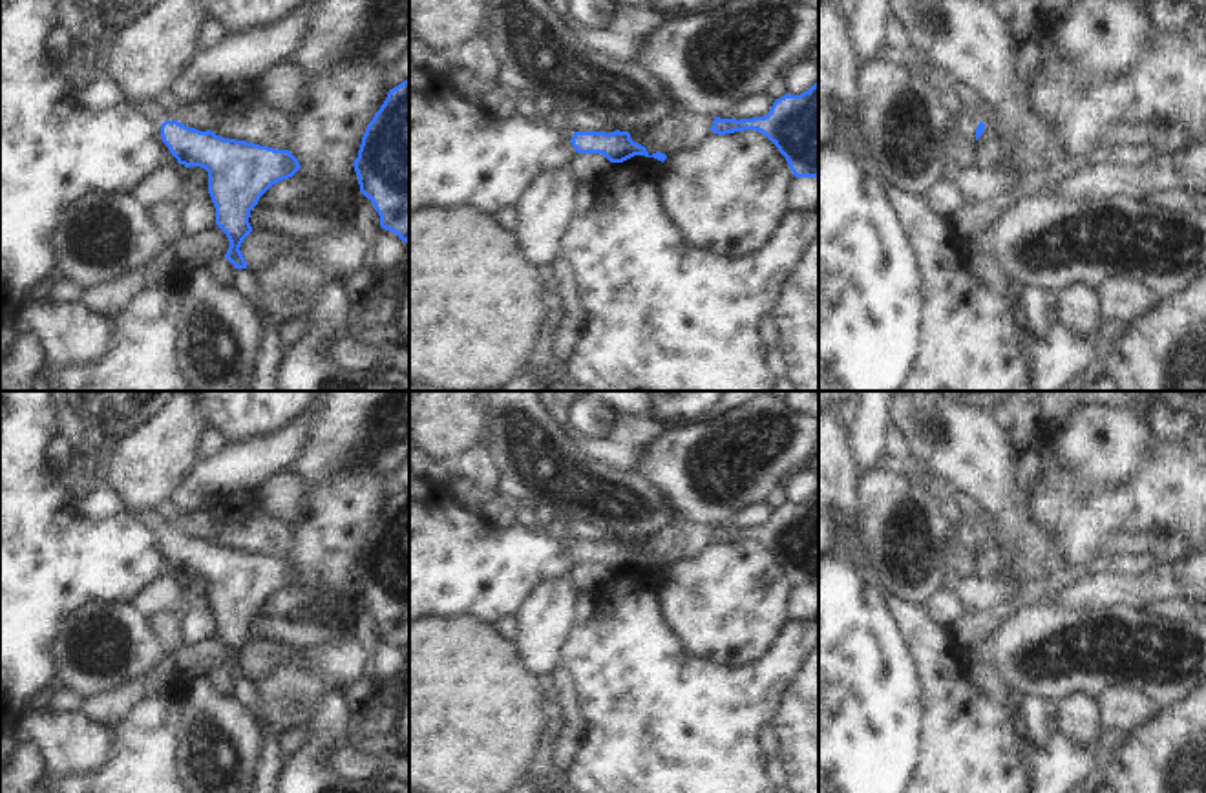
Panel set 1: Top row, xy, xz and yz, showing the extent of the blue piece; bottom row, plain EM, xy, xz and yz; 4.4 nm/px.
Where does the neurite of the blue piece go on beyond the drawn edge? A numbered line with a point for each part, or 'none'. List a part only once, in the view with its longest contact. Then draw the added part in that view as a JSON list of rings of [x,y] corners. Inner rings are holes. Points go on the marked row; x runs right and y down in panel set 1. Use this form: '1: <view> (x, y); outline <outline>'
none

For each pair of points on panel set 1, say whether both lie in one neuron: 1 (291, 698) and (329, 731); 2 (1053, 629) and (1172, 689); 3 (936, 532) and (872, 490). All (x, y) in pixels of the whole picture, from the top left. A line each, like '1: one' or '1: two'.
1: two
2: one
3: one

